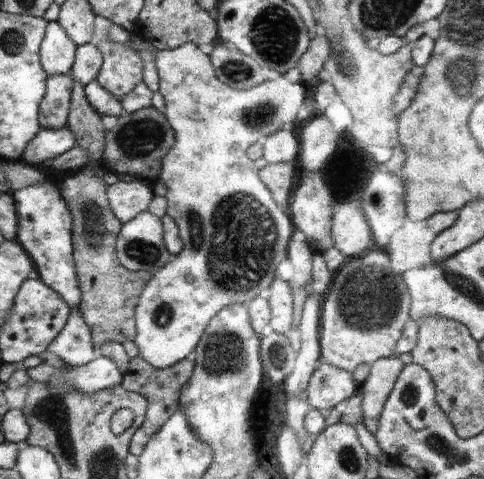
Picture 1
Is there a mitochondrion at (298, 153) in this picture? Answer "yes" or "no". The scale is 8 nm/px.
no

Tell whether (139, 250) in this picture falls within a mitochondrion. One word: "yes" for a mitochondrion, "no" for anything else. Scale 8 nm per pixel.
yes

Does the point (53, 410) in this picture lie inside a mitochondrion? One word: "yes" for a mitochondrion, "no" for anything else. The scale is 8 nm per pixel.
yes

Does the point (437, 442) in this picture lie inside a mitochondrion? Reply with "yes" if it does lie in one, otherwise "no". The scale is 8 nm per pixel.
yes

